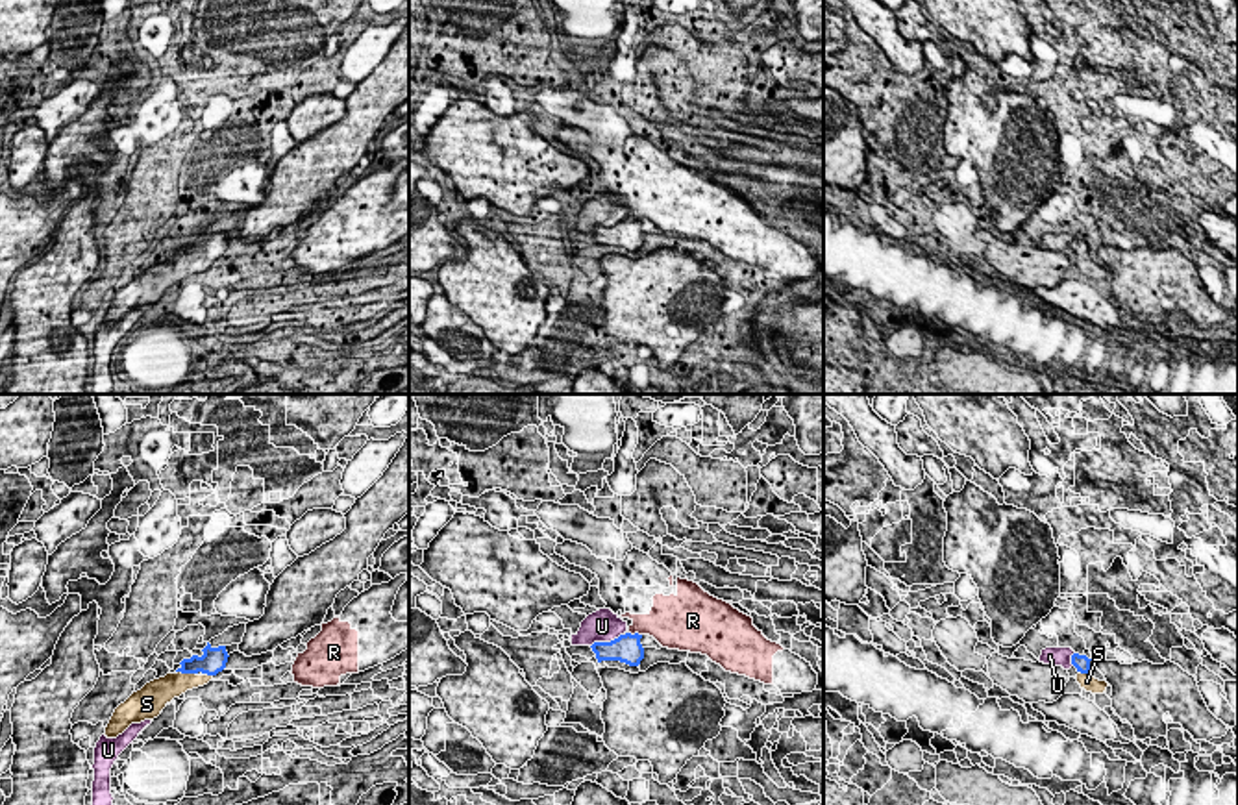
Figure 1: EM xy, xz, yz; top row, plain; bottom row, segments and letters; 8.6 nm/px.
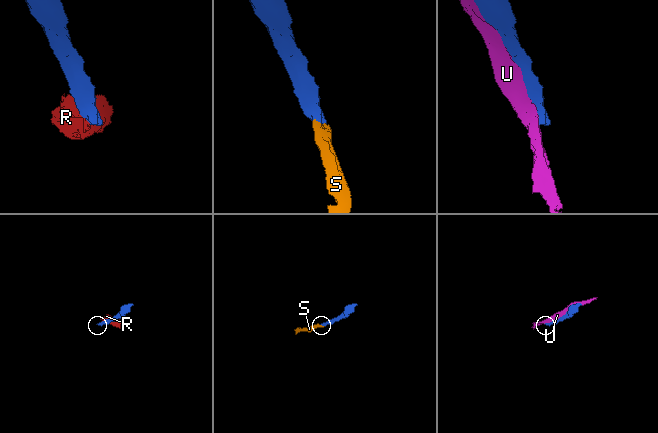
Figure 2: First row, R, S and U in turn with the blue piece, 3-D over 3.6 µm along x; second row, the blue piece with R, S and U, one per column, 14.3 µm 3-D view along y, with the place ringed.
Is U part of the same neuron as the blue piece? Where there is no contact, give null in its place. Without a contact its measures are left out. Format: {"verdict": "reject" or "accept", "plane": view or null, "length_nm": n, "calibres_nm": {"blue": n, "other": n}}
{"verdict": "reject", "plane": "xz", "length_nm": 320, "calibres_nm": {"blue": 240, "other": 280}}

